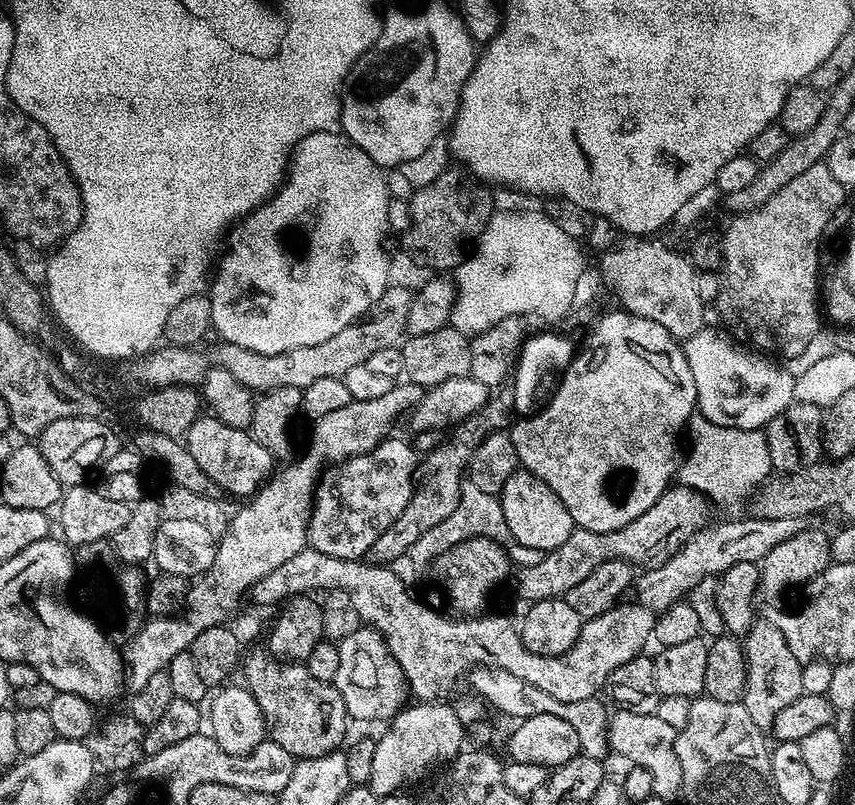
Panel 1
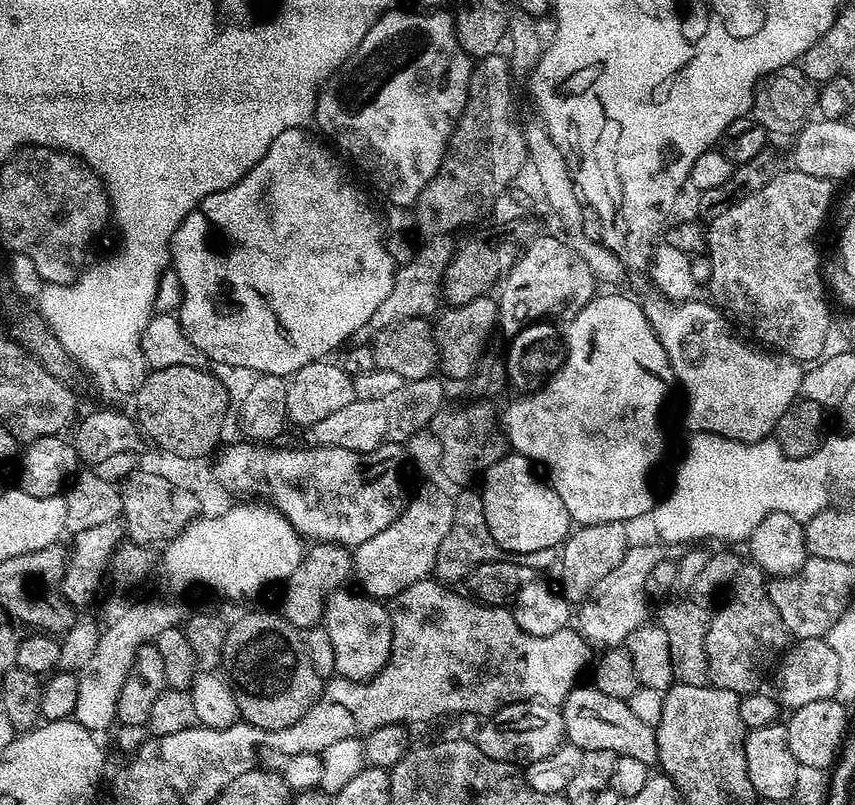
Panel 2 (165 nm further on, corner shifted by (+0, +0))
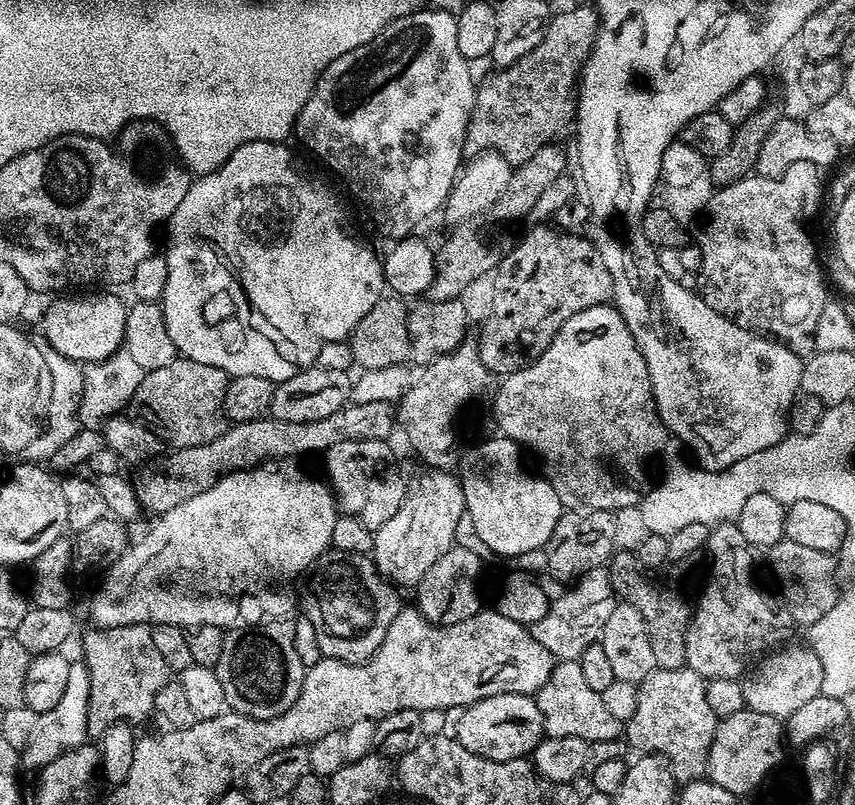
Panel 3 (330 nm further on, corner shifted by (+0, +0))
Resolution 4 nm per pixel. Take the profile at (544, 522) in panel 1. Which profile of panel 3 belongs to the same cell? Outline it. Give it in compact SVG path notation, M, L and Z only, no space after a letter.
M496 434L493 440L484 440L477 448L469 447L458 465L458 479L464 491L464 506L470 518L474 518L474 530L478 530L478 538L486 542L489 553L497 552L501 558L544 548L550 534L554 534L554 526L558 526L562 511L562 498L554 490L554 486L543 475L535 476L524 465L523 455L525 456L525 453L521 445L515 440L509 440L503 434Z

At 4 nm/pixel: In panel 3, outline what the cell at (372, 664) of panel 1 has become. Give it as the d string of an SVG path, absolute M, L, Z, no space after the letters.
M329 550L320 557L311 576L312 581L309 582L308 593L304 596L302 612L310 618L314 631L318 633L321 657L351 664L361 664L363 660L371 658L378 646L382 646L382 638L386 638L390 622L394 622L402 607L400 596L396 593L397 585L382 575L371 555L363 552Z

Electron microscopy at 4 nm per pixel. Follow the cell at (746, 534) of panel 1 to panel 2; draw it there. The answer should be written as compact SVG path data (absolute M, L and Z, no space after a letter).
M660 542L651 543L633 543L629 546L622 562L618 562L618 566L614 566L614 570L610 570L610 574L606 574L606 578L602 578L602 582L598 582L598 586L594 586L579 605L574 616L574 628L589 644L601 649L623 645L630 633L638 630L638 626L649 619L648 579L654 566L666 559L665 545Z

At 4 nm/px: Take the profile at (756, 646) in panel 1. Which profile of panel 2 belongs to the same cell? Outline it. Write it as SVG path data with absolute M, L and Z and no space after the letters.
M748 562L730 585L733 600L721 606L717 612L711 613L706 630L706 660L708 662L708 678L715 687L722 690L734 690L741 694L755 693L760 684L760 664L777 663L778 657L789 647L790 633L782 622L782 614L768 597L766 574L755 564Z

